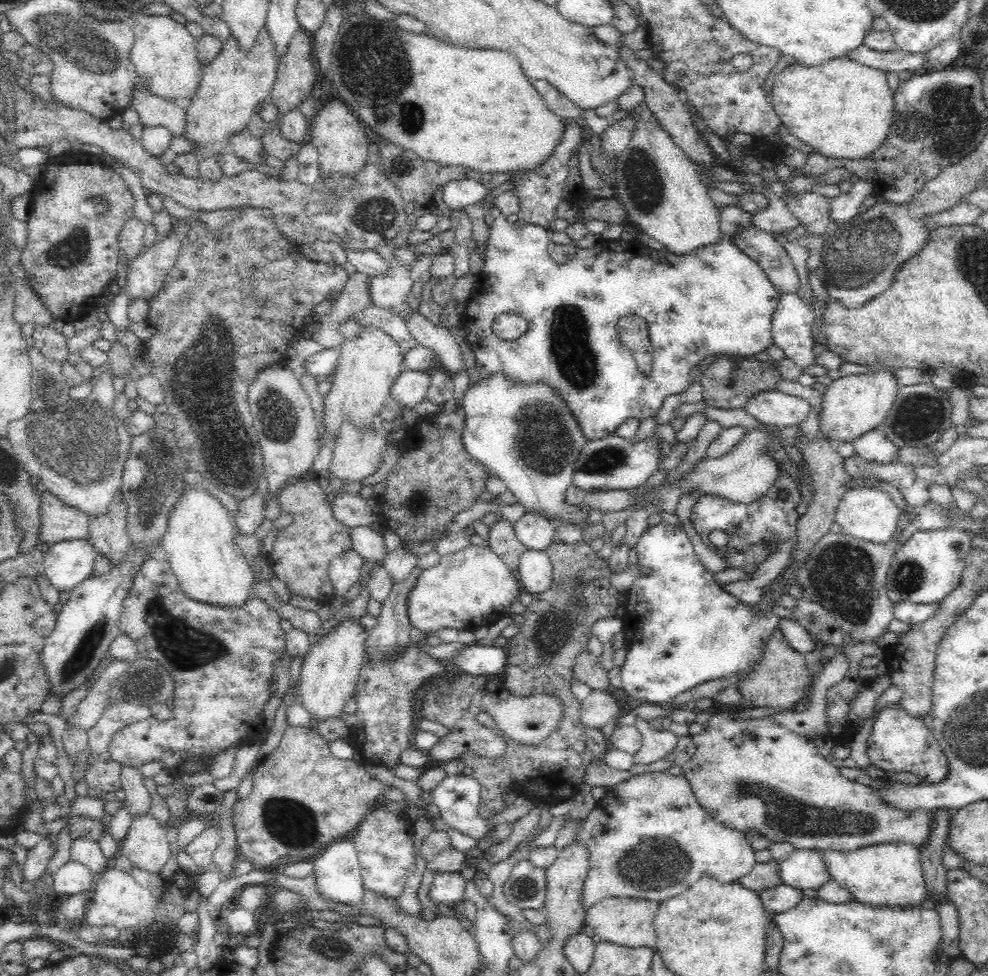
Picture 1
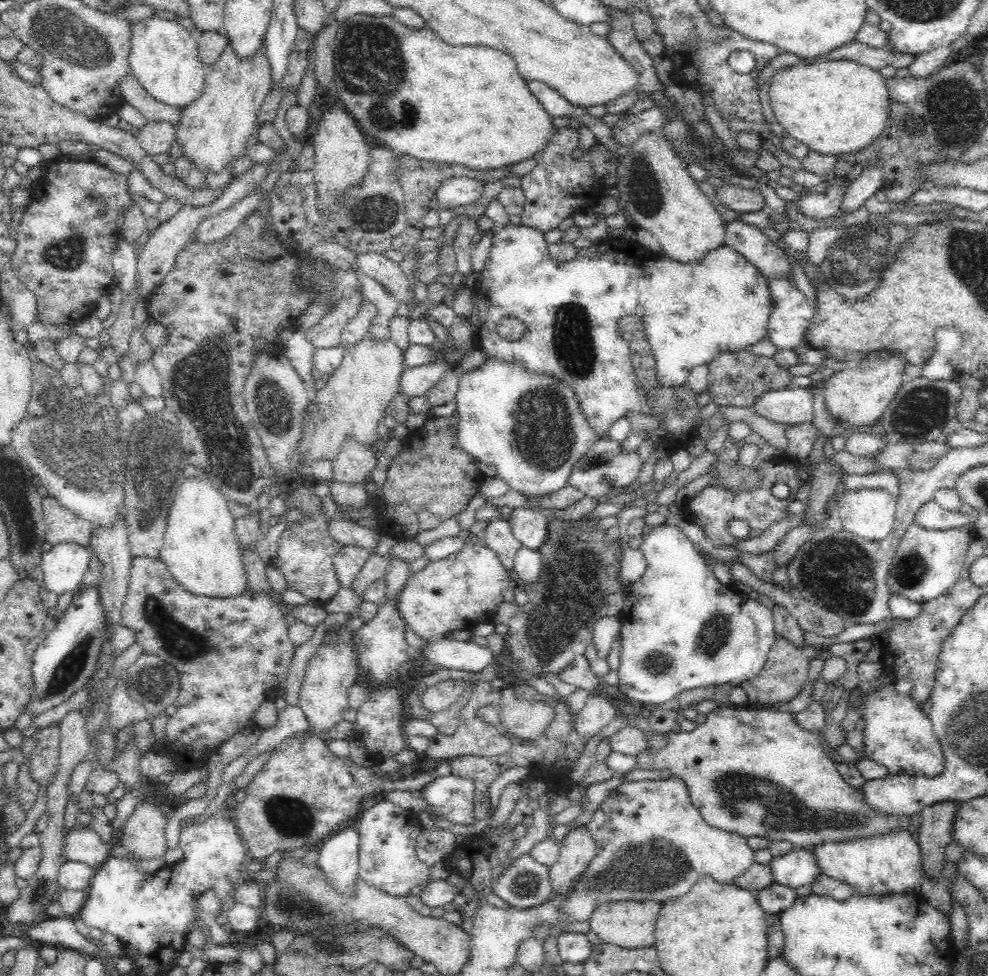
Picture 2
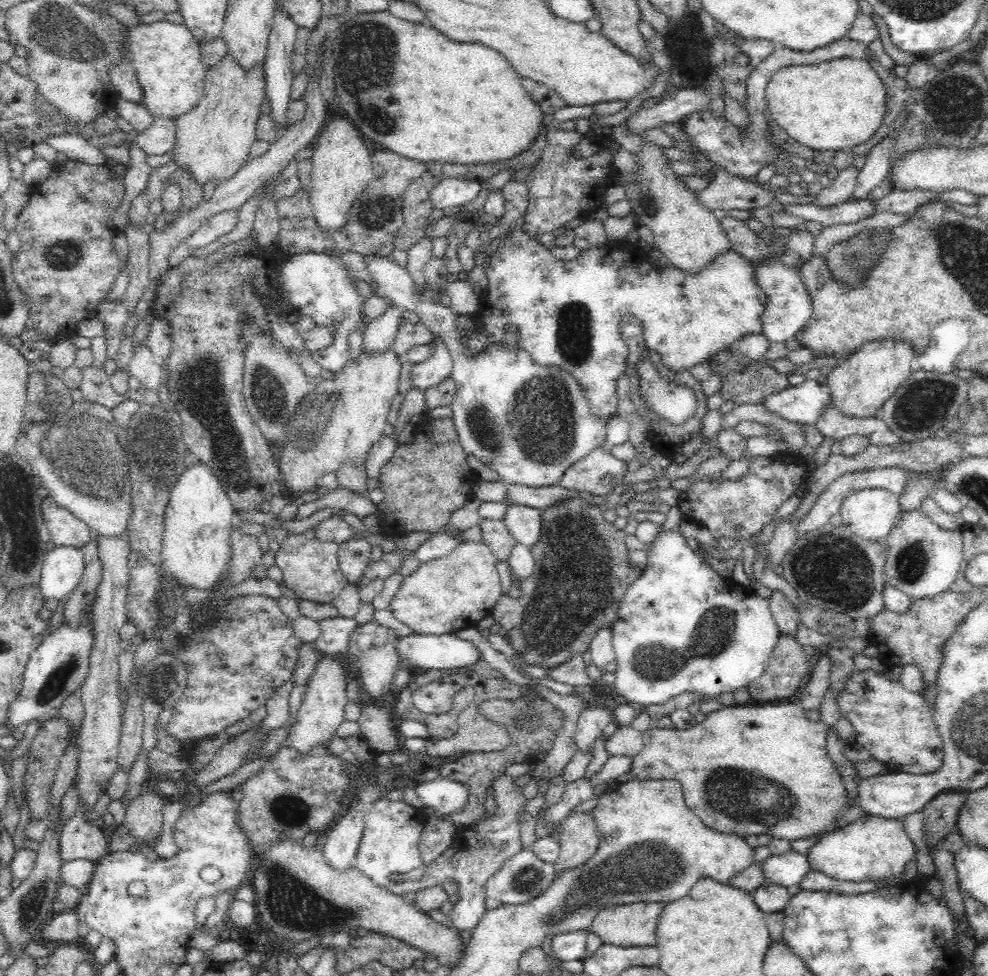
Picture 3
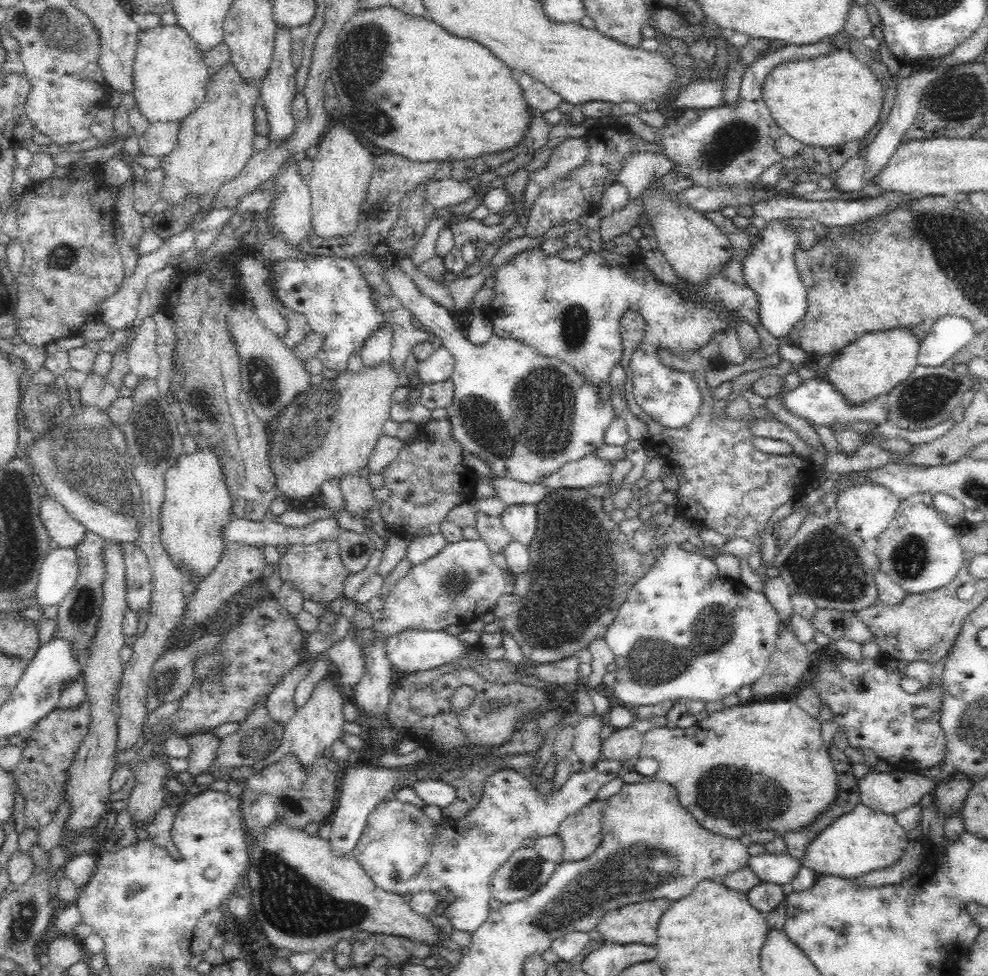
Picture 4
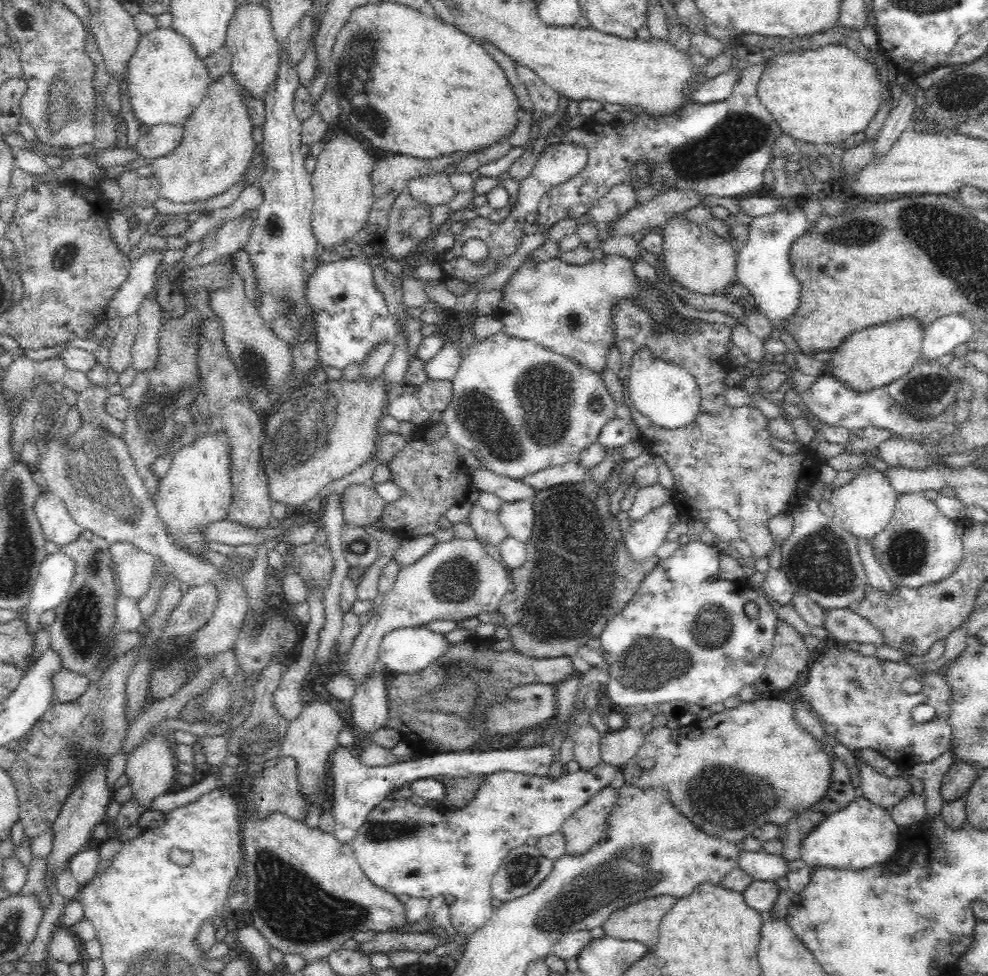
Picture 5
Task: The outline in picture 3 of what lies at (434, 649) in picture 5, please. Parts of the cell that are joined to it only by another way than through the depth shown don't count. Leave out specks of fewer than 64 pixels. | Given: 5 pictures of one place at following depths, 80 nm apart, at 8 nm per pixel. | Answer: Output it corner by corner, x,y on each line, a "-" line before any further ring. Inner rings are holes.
455,633
398,636
396,653
401,667
463,670
480,658
478,648

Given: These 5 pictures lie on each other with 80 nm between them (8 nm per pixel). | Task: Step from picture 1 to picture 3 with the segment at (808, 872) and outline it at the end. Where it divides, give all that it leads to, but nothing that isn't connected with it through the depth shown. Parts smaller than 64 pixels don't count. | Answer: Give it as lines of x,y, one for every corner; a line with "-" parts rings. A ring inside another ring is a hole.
792,850
784,854
771,854
766,860
756,864
760,865
767,883
783,887
797,885
804,878
804,874
811,870
806,854

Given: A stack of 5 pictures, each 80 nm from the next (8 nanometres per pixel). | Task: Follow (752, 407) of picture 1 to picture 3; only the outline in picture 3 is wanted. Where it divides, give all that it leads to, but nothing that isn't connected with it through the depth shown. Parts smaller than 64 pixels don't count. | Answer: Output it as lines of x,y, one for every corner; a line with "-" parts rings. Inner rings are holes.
823,379
804,380
796,386
789,385
780,392
769,394
763,403
770,412
802,425
818,424
818,419
828,409
837,412

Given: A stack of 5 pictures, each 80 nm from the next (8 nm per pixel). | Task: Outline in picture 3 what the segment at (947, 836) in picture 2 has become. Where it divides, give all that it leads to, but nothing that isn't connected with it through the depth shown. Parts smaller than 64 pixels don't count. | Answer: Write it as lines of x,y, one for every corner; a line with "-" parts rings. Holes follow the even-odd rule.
946,790
940,792
923,807
925,814
925,838
927,844
938,844
940,838
946,840
956,829
960,808
963,807
968,792

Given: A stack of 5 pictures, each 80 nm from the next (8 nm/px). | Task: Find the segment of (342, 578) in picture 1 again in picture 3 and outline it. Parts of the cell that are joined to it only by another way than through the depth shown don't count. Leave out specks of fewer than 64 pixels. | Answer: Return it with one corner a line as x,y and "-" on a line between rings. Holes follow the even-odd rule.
360,535
350,536
339,544
338,563
349,584
356,584
371,560
372,545

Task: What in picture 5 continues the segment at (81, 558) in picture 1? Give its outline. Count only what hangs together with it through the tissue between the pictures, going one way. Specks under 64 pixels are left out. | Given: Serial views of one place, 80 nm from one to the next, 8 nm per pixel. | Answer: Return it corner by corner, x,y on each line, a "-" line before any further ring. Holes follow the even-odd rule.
58,551
47,554
41,563
39,576
30,592
26,610
28,635
35,638
41,629
39,618
46,610
55,609
68,594
75,574
74,562
68,555

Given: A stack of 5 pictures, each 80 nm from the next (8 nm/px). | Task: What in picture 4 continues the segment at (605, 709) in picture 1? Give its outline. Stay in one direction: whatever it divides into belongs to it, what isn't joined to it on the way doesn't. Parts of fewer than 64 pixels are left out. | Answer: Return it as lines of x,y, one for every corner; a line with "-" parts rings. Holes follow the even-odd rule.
590,716
582,718
574,727
572,754
585,768
594,766
601,758
600,730
603,722
606,723
604,717

